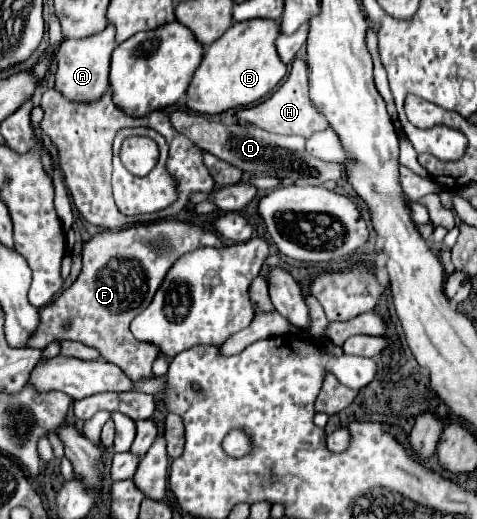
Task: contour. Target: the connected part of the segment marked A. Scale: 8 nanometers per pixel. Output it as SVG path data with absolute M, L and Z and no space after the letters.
M108 24L102 32L78 38L78 40L64 40L60 52L56 54L56 90L66 94L70 100L94 100L100 98L102 92L110 84L110 56L116 48L116 28Z

